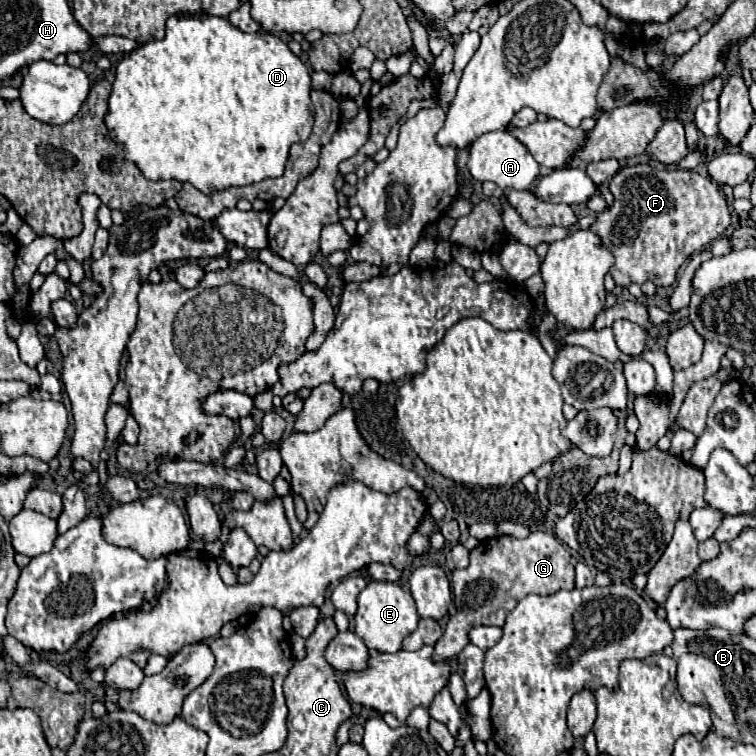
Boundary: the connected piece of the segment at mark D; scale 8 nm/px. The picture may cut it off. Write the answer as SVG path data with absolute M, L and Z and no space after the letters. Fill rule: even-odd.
M179 12L167 20L167 36L163 40L151 40L151 42L137 46L117 64L105 124L111 132L111 138L123 146L125 156L139 166L145 178L149 180L171 180L173 178L181 182L191 182L197 190L209 194L209 192L225 190L231 186L255 184L265 178L279 178L283 174L283 168L289 156L289 148L295 142L305 142L313 128L313 106L309 100L309 92L311 92L311 76L309 76L307 66L287 48L287 44L279 36L263 32L263 30L255 34L245 34L239 28L235 28L227 18L209 16L207 12L199 12L199 14Z

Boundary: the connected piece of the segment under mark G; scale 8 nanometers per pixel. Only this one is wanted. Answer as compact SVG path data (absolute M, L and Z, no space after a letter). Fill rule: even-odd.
M533 532L525 540L497 536L479 542L479 546L471 550L471 564L463 570L455 570L451 584L457 614L449 618L441 640L435 644L433 660L455 658L469 644L467 634L473 626L503 627L507 614L525 594L549 596L561 588L571 590L575 586L575 570L569 552L551 534Z

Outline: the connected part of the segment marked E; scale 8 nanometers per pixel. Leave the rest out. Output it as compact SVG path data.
M375 580L369 582L361 590L357 602L359 602L359 610L355 614L355 634L365 642L367 648L395 654L401 650L401 642L417 628L419 614L413 596L411 592L405 592L395 582L375 582Z

